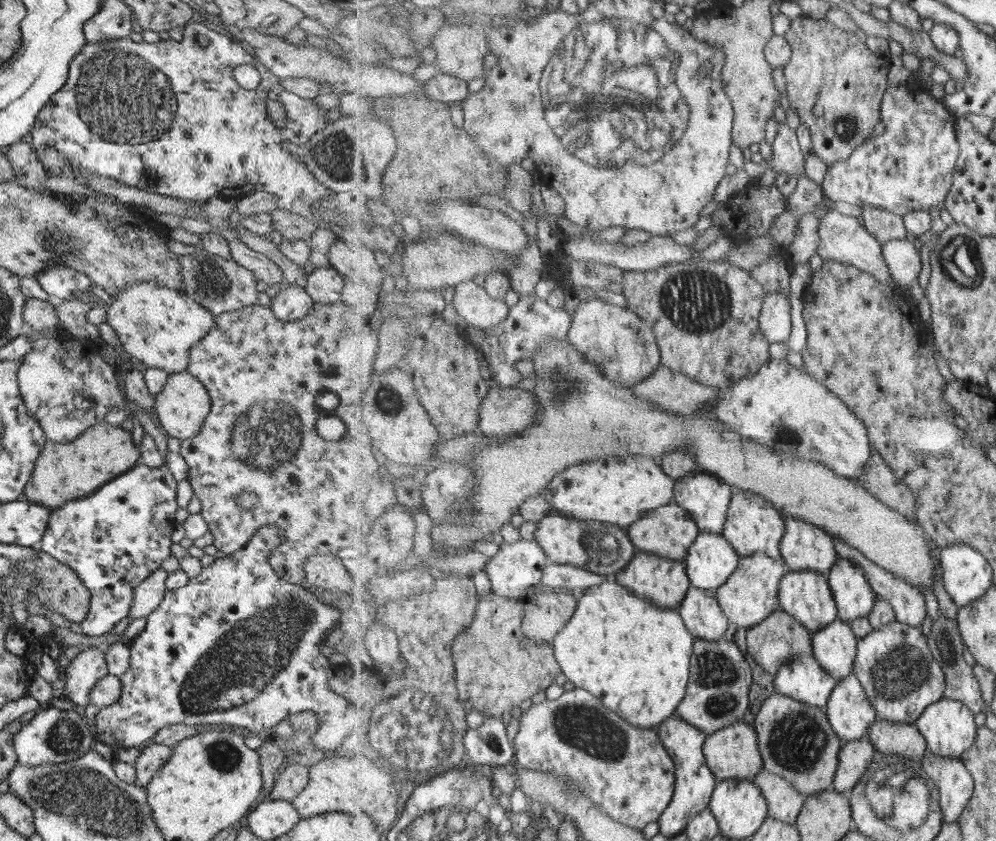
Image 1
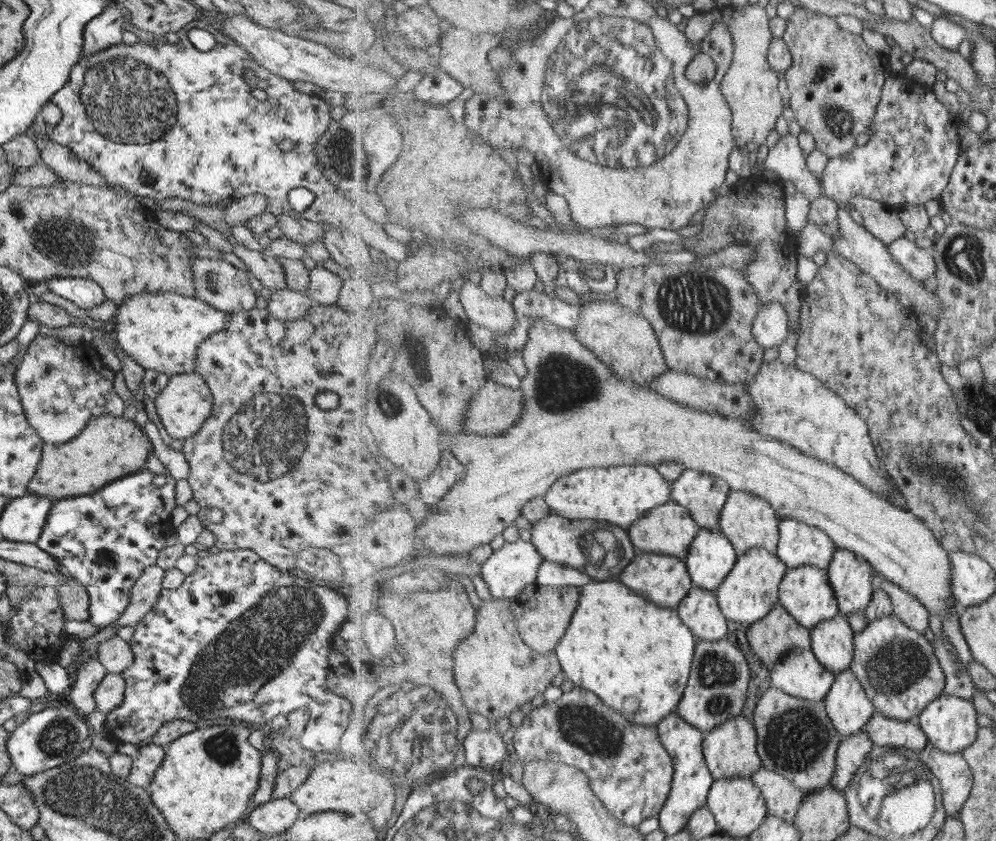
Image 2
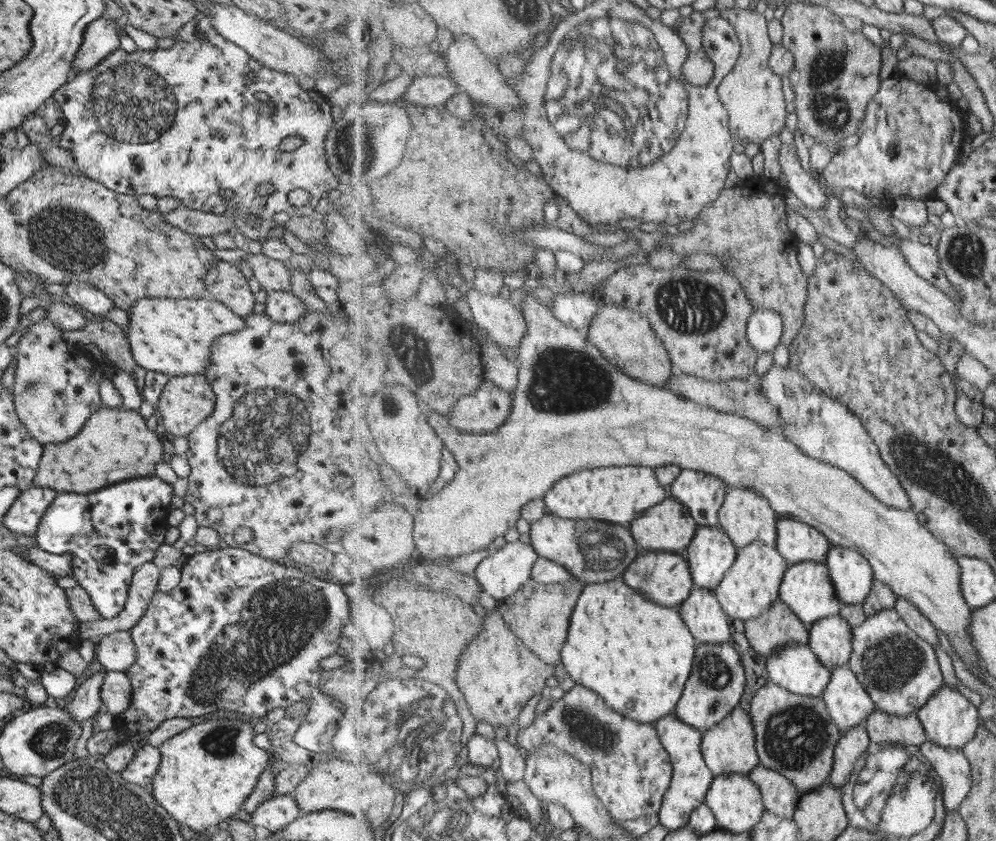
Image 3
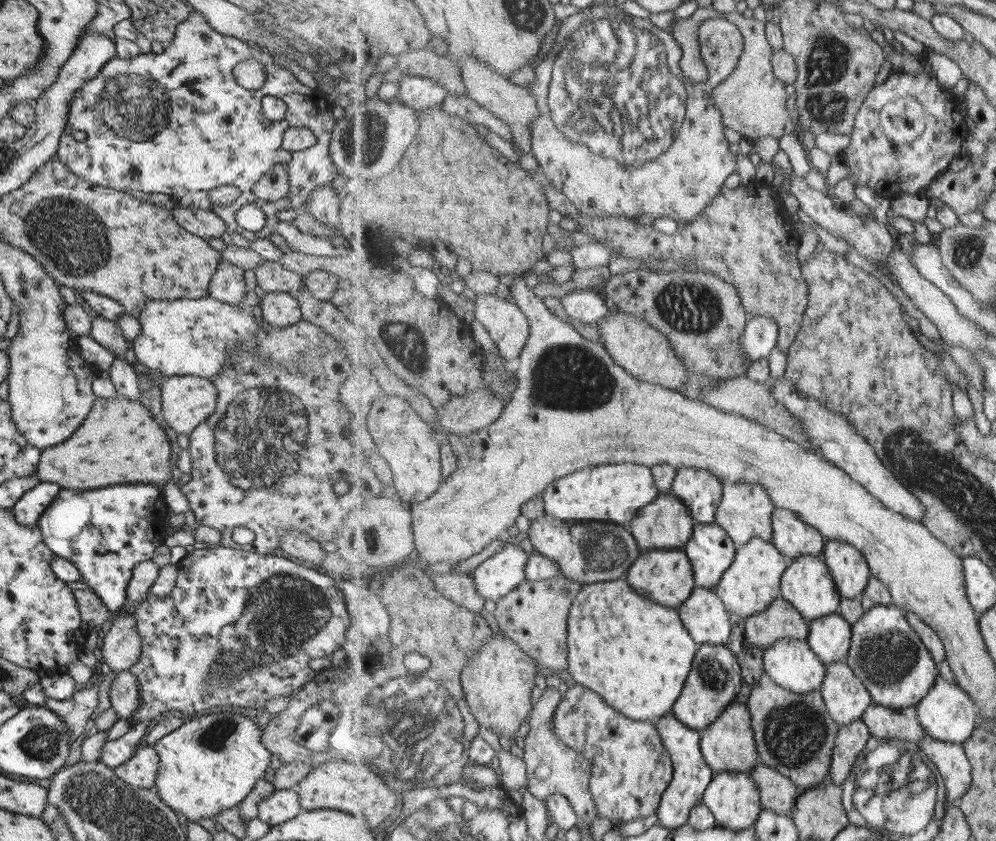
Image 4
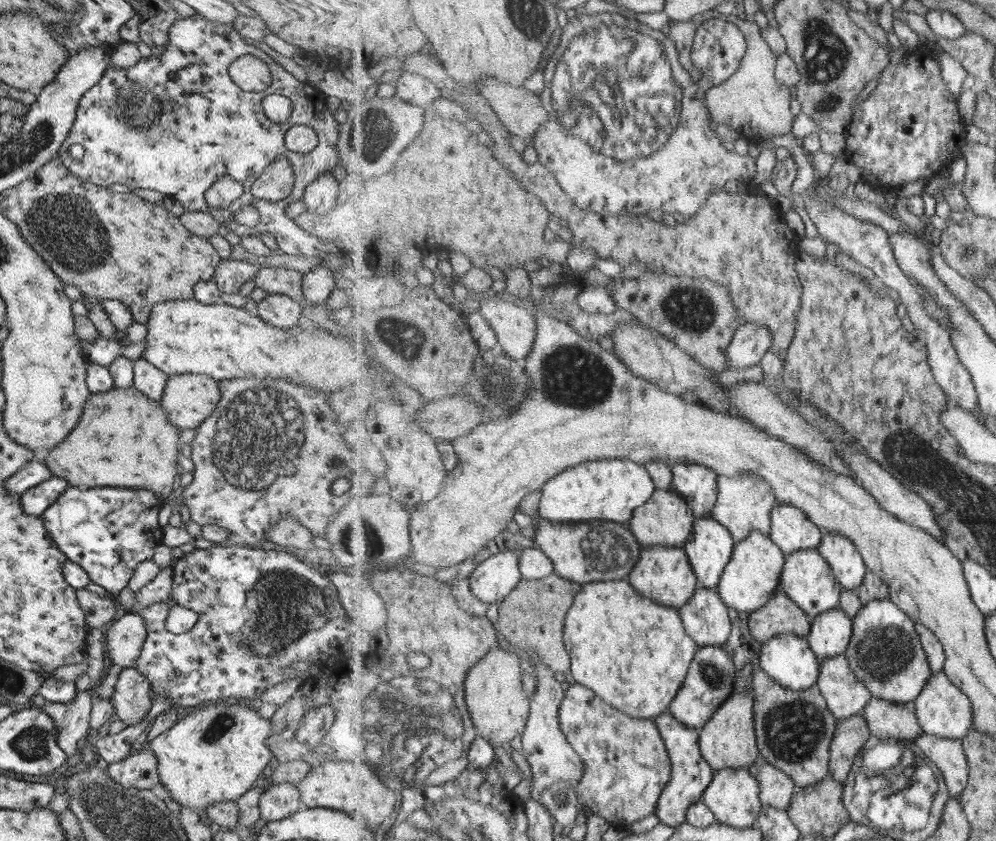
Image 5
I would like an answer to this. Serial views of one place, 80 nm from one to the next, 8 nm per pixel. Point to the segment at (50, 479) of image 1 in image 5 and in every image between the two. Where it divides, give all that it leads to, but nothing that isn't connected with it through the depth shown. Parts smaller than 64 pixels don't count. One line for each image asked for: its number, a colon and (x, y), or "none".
2: (109, 447)
3: (113, 445)
4: (118, 442)
5: (123, 439)

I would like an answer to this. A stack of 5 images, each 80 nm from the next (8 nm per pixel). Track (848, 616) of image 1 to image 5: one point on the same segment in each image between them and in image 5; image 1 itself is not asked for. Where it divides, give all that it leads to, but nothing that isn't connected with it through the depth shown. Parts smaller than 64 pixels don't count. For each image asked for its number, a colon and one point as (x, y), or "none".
2: (853, 578)
3: (853, 575)
4: (851, 570)
5: (847, 562)

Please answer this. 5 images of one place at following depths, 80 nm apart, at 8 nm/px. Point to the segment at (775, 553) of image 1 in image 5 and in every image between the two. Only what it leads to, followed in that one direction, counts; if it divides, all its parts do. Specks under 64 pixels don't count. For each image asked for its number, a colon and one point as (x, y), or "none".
2: (748, 520)
3: (747, 516)
4: (746, 511)
5: (745, 502)

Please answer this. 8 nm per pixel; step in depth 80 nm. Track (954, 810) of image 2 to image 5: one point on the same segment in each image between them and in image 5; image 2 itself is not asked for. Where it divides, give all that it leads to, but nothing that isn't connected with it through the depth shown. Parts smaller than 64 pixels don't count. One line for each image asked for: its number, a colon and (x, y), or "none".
3: (951, 765)
4: (951, 760)
5: (948, 754)

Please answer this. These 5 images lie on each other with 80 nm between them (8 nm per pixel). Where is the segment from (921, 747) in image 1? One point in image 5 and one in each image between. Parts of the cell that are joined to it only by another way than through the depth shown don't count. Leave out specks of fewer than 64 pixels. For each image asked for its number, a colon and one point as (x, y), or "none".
2: (885, 732)
3: (906, 731)
4: (903, 726)
5: (889, 720)

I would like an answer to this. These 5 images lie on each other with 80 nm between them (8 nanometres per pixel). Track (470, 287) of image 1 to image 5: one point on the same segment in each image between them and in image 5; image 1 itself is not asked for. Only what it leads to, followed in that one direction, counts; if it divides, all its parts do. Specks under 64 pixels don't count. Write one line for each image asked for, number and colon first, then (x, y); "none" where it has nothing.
2: (500, 316)
3: (505, 321)
4: (509, 326)
5: (515, 327)

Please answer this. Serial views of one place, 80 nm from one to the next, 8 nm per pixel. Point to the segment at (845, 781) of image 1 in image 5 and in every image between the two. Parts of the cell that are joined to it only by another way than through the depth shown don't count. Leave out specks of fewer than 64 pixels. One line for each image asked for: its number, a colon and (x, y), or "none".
2: (853, 751)
3: (854, 743)
4: (852, 740)
5: (852, 734)

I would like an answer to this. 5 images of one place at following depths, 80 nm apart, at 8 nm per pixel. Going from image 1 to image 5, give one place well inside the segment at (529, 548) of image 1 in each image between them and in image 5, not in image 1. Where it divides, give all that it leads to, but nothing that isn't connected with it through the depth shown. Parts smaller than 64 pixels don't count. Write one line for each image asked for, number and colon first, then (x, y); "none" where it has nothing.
2: (508, 571)
3: (504, 571)
4: (504, 570)
5: (496, 577)

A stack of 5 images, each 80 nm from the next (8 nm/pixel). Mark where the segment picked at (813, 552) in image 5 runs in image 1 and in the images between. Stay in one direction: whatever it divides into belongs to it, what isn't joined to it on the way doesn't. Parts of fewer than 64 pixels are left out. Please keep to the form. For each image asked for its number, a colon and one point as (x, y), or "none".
1: (807, 595)
2: (806, 592)
3: (807, 588)
4: (807, 583)

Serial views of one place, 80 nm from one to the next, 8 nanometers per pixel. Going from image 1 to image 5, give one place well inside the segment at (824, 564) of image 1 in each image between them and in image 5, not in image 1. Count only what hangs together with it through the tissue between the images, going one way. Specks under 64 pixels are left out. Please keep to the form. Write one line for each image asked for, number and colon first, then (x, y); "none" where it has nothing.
2: (801, 544)
3: (799, 542)
4: (794, 537)
5: (792, 529)

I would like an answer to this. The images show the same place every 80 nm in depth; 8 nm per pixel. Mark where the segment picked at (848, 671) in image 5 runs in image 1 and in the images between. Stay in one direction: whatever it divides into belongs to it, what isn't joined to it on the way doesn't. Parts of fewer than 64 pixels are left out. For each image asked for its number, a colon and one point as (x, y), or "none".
1: (851, 714)
2: (850, 708)
3: (849, 703)
4: (847, 699)

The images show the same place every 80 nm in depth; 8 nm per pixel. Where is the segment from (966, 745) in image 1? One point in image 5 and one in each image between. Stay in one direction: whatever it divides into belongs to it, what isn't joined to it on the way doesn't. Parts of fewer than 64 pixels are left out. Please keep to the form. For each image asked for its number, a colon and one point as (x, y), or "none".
2: (950, 723)
3: (950, 719)
4: (948, 713)
5: (943, 710)

